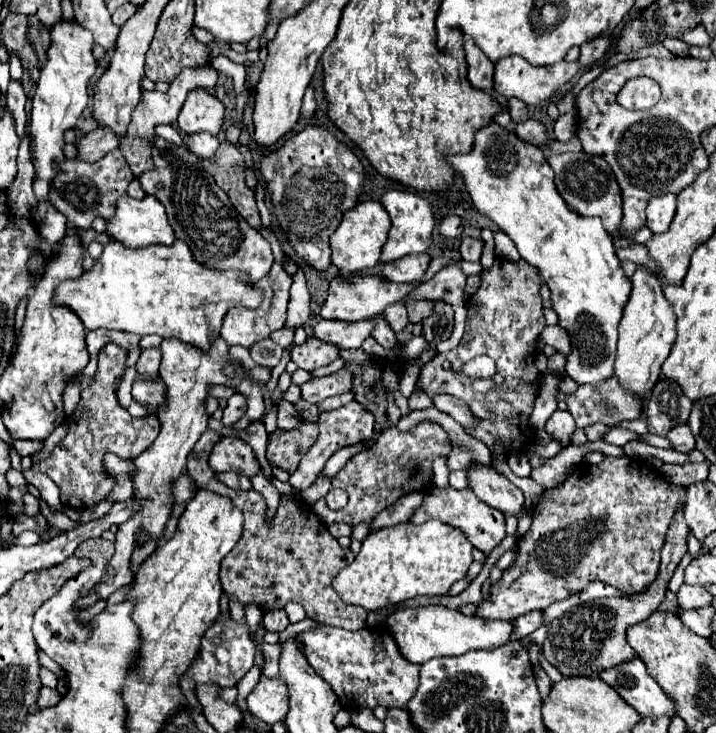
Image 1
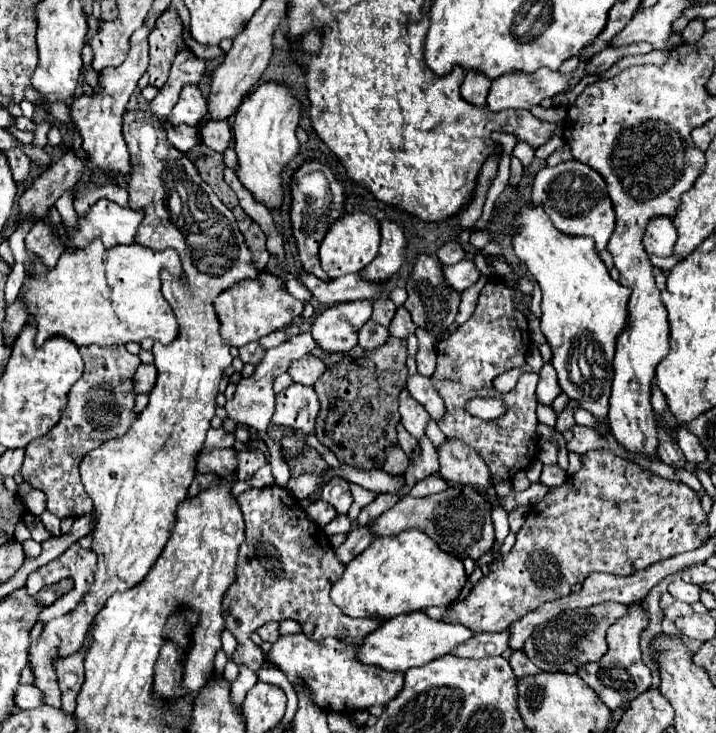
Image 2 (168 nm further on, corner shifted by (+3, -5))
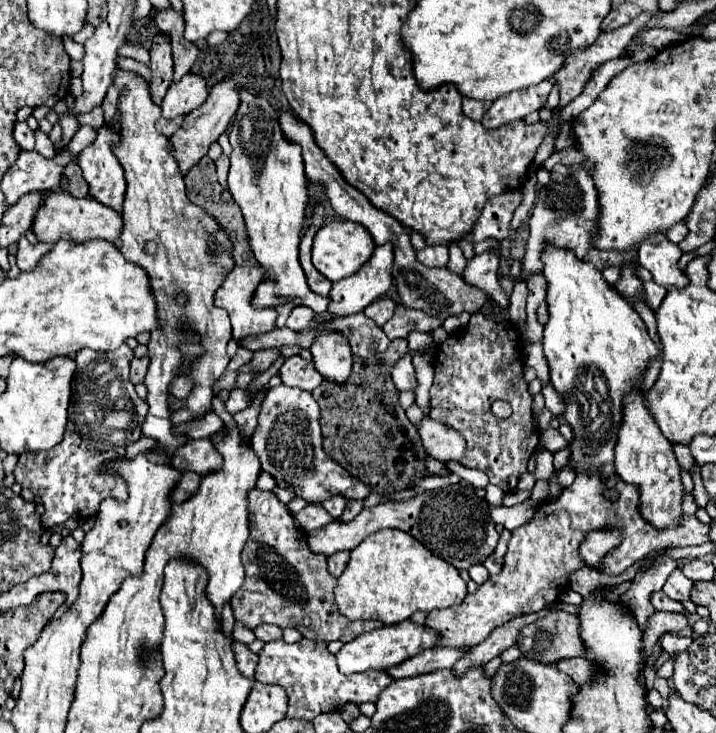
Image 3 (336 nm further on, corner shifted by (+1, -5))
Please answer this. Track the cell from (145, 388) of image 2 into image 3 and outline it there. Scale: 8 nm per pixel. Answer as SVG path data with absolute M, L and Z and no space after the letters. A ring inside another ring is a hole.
M144 356L144 358L132 358L132 362L130 362L130 380L132 380L134 384L144 382L148 364L150 364L150 362L148 362L146 356Z

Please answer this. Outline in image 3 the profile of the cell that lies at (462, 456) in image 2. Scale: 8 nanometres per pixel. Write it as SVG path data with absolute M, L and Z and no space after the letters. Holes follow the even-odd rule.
M430 416L422 418L422 422L418 424L418 434L422 438L422 444L430 452L430 456L434 456L440 462L448 458L460 462L460 458L466 452L464 438L454 428L442 422L434 422Z

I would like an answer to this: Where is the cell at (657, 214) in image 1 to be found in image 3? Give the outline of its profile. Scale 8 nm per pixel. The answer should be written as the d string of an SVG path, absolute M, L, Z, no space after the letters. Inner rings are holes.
M658 232L646 238L642 246L638 246L636 262L652 274L656 284L664 288L684 288L688 284L688 276L678 266L680 256L682 252L678 246L672 244L662 232Z

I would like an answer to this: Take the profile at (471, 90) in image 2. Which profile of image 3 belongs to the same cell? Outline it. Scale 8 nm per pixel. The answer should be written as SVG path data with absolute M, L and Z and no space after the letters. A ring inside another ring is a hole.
M464 98L462 102L462 112L472 118L472 120L482 120L484 112L488 110L486 102L478 102L478 100L470 100L470 98Z

